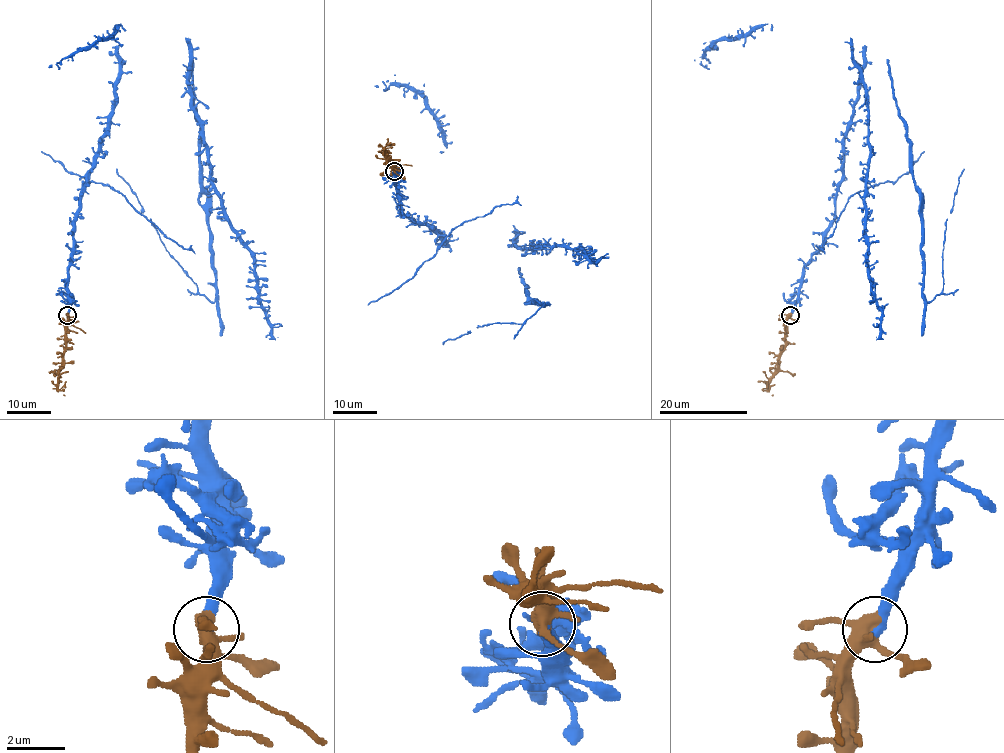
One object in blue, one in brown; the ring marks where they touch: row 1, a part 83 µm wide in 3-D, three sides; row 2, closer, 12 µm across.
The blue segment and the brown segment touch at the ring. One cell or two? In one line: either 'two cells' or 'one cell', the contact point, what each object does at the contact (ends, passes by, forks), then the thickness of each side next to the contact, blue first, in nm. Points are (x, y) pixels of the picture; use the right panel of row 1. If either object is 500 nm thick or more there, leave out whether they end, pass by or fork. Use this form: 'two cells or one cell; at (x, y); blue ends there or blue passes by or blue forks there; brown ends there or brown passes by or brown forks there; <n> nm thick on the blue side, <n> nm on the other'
one cell; at (790, 315); blue ends there; brown forks there; 340 nm thick on the blue side, 400 nm on the other

